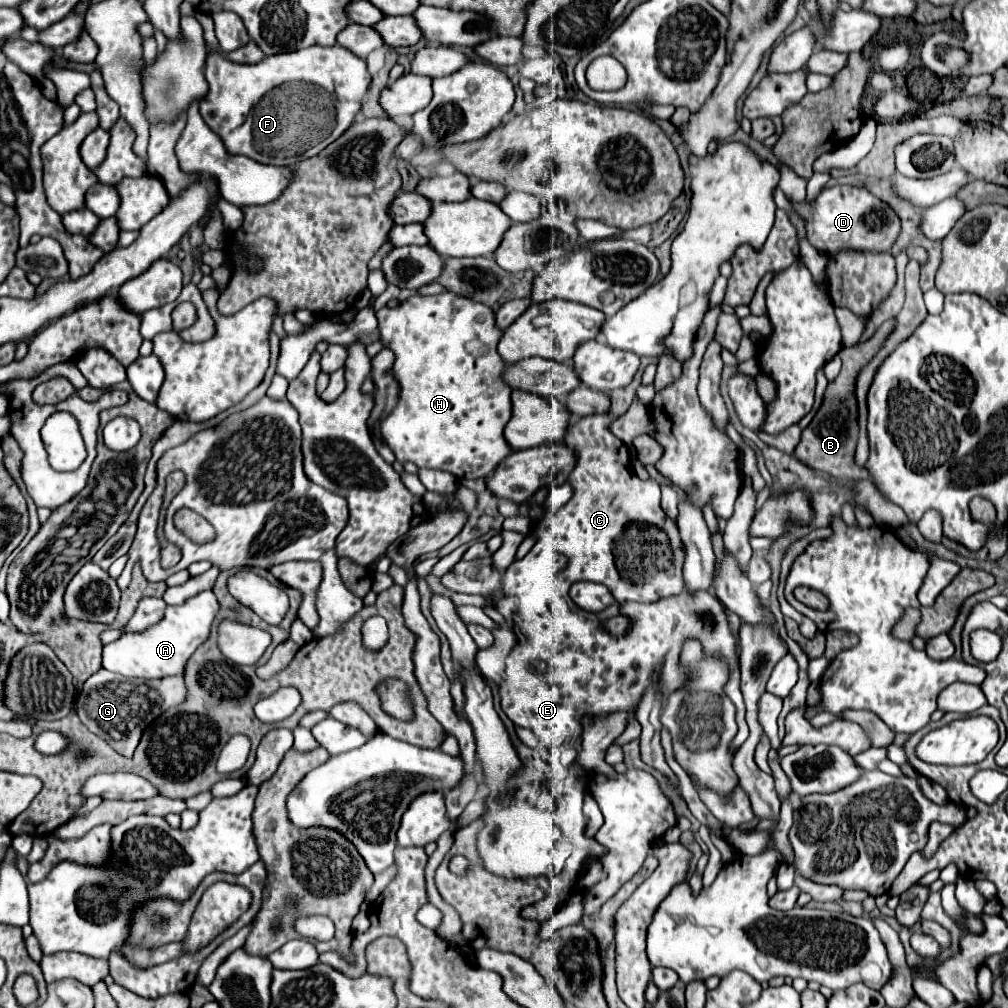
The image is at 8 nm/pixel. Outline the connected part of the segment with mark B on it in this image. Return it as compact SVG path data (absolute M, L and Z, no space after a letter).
M894 319L884 321L868 341L842 349L842 371L838 379L828 385L824 405L820 407L808 429L804 429L802 441L794 451L796 459L802 461L804 465L816 471L824 471L826 475L836 479L848 479L848 481L868 479L868 471L864 471L864 467L858 467L854 463L854 447L858 439L858 421L856 421L858 413L856 413L856 399L852 399L852 375L856 375L856 371L860 371L860 367L864 367L864 363L868 363L872 355L876 355L876 351L882 347L884 339L888 337L888 331L892 331L892 323Z

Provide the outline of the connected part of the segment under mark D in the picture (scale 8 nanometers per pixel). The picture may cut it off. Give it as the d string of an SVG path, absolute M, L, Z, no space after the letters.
M826 187L814 201L790 201L790 205L794 207L796 215L804 219L808 243L824 255L834 255L842 247L858 251L890 251L894 239L900 233L900 219L896 213L886 203L870 195L864 187Z

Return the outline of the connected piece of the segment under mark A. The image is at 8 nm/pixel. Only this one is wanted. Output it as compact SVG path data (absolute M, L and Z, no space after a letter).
M202 591L182 605L166 607L166 613L160 623L152 625L144 633L126 633L118 641L102 649L102 667L124 677L142 677L142 679L162 679L164 675L182 675L184 665L200 643L208 639L210 625L218 613L218 601L212 591Z

